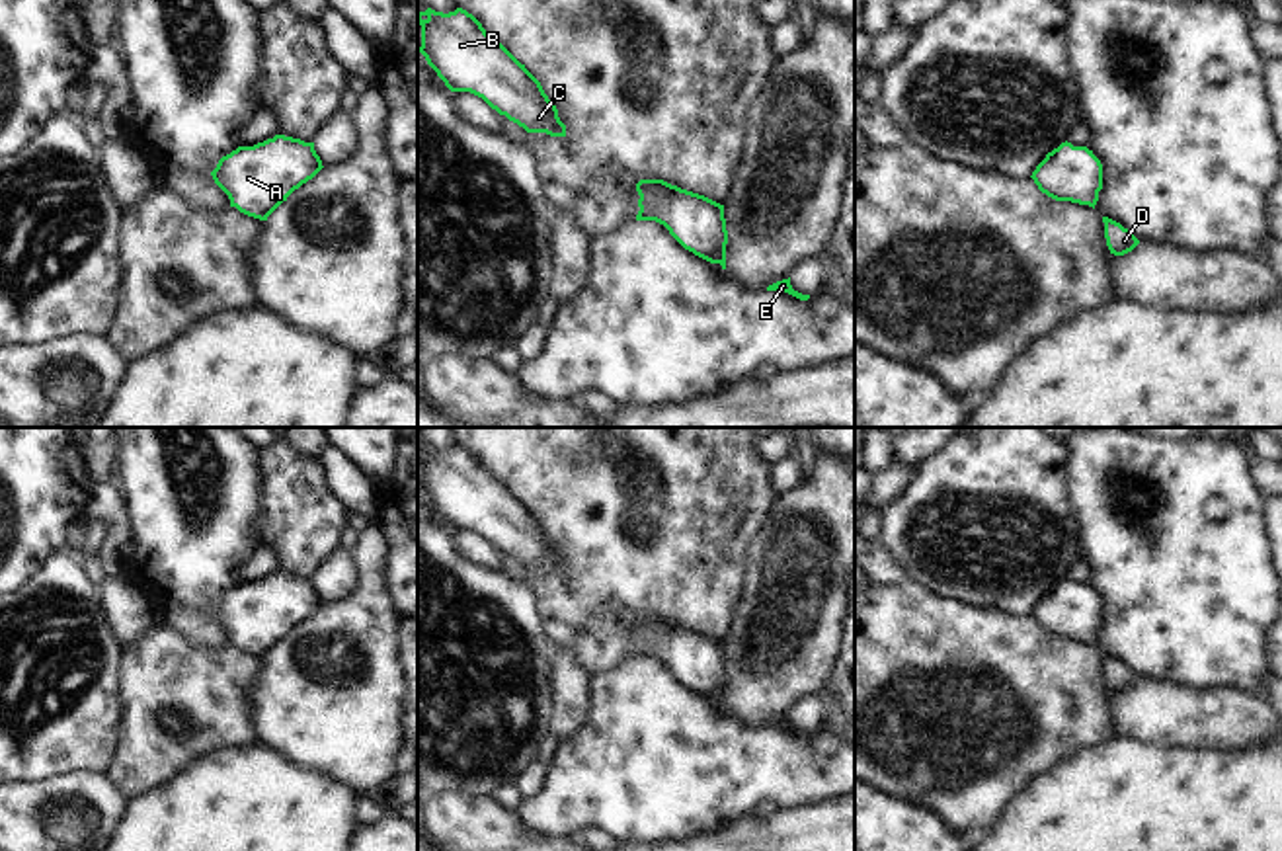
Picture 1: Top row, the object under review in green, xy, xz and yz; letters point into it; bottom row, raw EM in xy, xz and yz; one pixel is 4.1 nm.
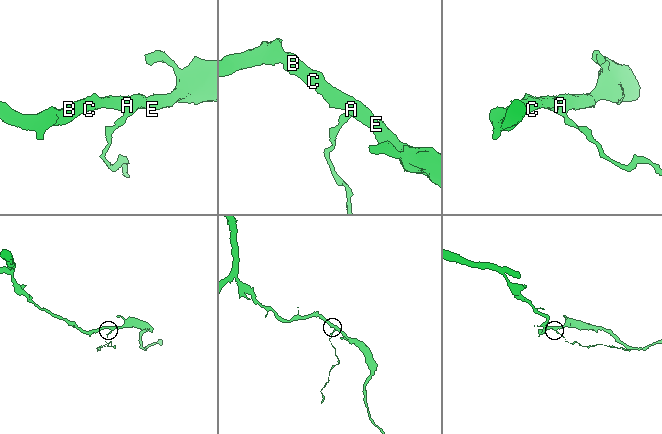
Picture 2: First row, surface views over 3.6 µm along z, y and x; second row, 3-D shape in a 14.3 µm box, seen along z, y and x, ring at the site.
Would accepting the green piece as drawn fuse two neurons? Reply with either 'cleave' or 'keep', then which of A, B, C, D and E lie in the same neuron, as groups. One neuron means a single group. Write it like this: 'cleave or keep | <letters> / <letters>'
keep | A B C D E

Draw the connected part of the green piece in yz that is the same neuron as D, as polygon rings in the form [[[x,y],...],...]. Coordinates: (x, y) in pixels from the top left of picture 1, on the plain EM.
[[[1102,654],[1102,660],[1104,660],[1104,675],[1110,691],[1124,693],[1140,681],[1140,677],[1120,660],[1108,654]]]

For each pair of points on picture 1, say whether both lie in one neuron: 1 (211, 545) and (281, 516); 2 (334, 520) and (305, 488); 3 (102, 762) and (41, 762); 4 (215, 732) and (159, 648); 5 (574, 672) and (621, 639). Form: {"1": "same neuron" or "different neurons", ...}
{"1": "different neurons", "2": "same neuron", "3": "same neuron", "4": "same neuron", "5": "different neurons"}

